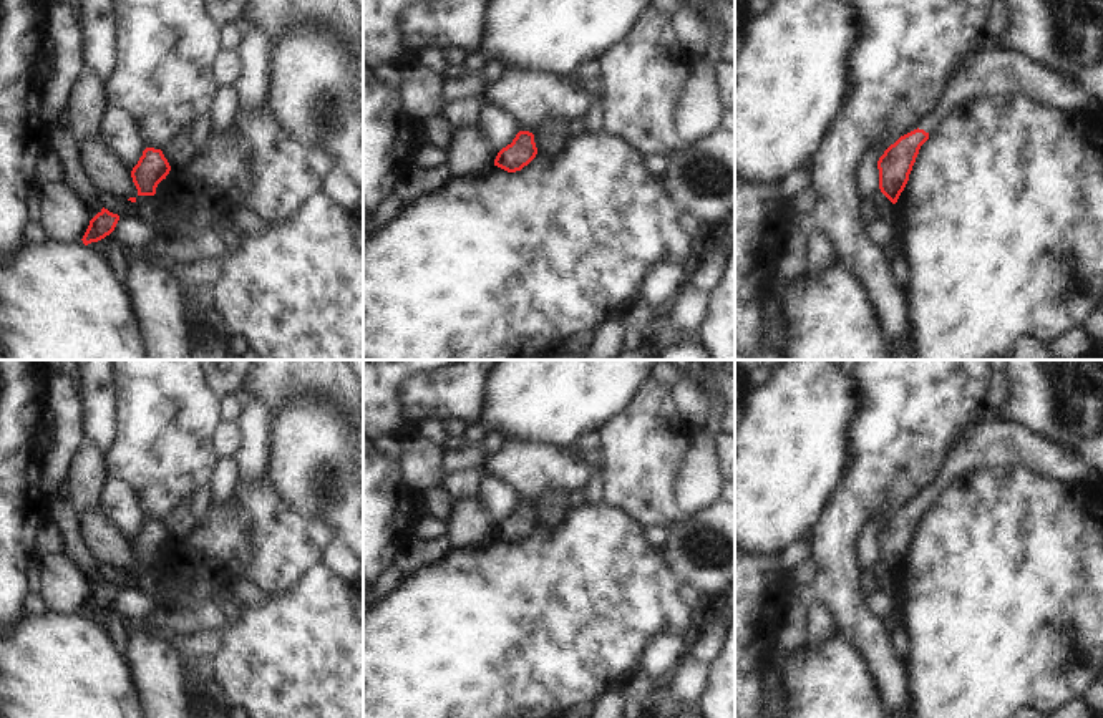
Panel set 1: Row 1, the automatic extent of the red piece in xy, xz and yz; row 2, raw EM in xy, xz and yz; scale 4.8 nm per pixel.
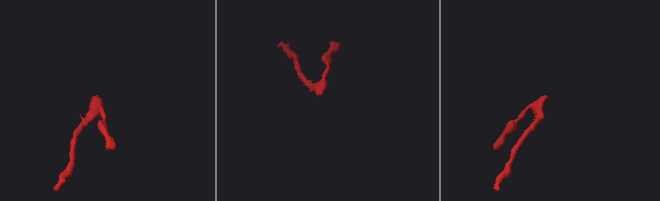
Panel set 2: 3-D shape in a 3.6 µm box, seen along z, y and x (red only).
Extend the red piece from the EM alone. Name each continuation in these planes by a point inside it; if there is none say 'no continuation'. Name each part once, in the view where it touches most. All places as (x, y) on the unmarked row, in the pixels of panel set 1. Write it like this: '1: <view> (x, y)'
1: yz (991, 441).

